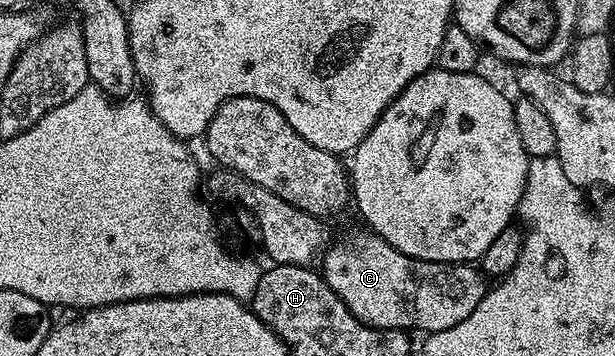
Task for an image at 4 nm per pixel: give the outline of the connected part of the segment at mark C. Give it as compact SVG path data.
M363 231L323 254L322 276L359 321L375 329L421 329L427 335L462 323L482 303L490 288L475 264L434 263L402 255L377 233Z

